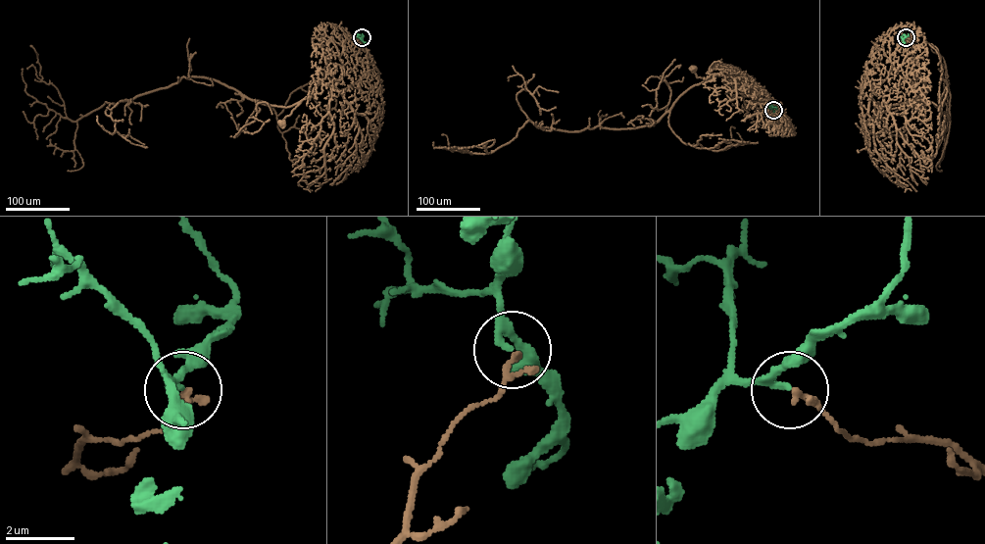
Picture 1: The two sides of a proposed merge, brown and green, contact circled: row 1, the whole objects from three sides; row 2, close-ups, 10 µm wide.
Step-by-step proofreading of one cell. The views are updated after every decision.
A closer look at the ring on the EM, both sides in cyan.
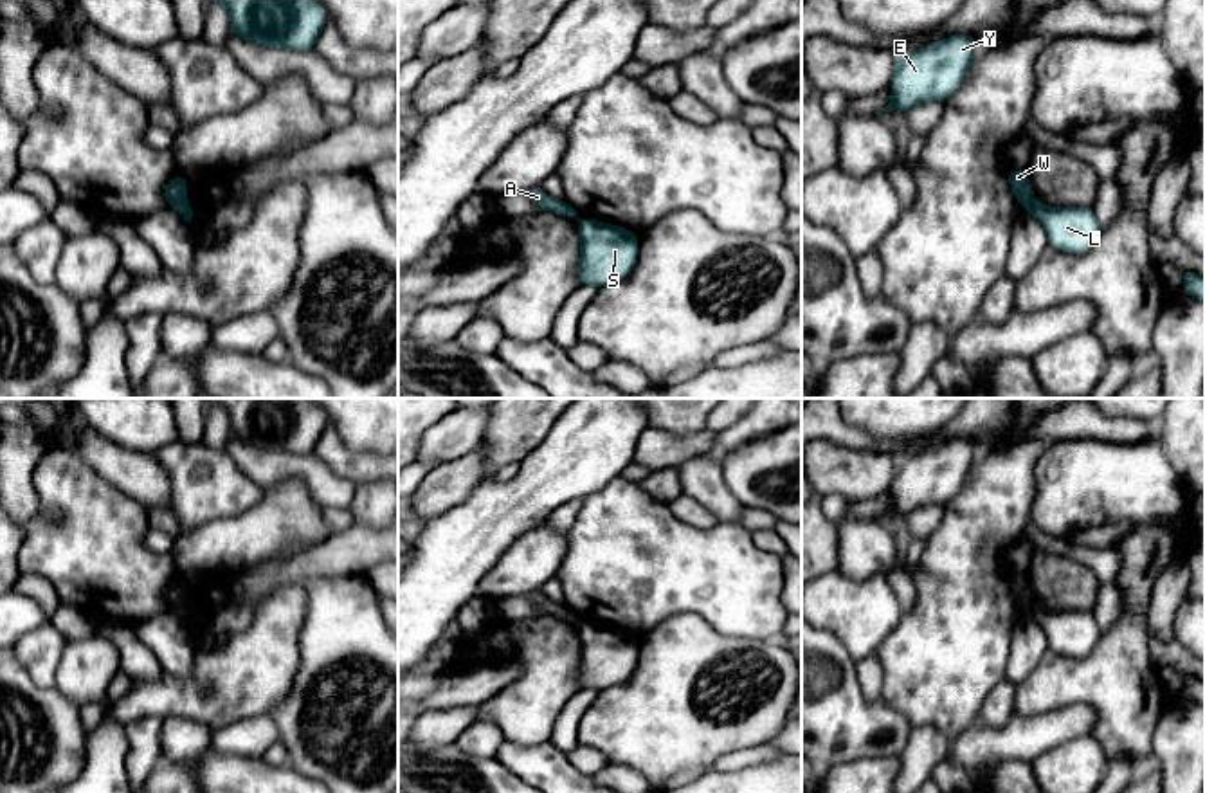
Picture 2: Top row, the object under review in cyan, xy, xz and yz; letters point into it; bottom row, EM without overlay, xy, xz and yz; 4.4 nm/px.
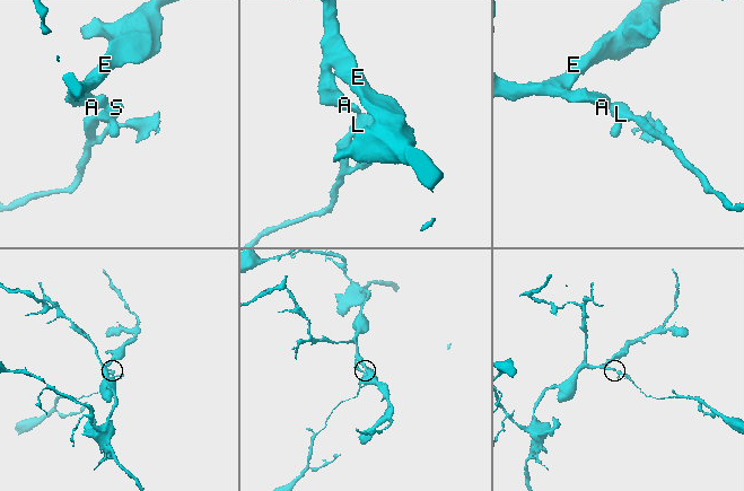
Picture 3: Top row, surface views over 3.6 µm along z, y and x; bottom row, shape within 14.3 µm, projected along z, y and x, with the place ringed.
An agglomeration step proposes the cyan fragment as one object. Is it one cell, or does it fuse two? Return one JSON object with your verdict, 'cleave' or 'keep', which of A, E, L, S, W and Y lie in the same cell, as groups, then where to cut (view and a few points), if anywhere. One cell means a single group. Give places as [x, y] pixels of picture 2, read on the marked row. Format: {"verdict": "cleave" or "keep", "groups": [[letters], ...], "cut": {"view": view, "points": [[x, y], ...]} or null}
{"verdict": "cleave", "groups": [["A", "E", "W", "Y"], ["L", "S"]], "cut": {"view": "xy", "points": [[182, 197], [175, 206]]}}

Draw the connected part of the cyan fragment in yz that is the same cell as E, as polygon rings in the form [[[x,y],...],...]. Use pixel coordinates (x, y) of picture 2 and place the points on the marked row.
[[[955,34],[917,52],[899,52],[892,79],[892,103],[875,115],[881,117],[888,110],[906,114],[924,101],[944,103],[964,81],[978,49],[973,36]]]

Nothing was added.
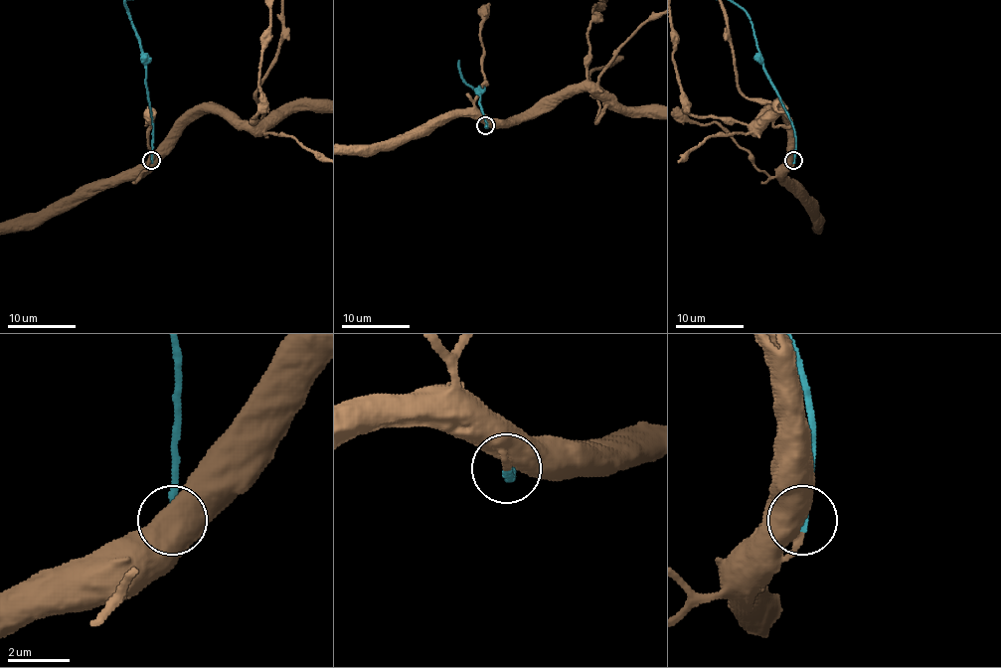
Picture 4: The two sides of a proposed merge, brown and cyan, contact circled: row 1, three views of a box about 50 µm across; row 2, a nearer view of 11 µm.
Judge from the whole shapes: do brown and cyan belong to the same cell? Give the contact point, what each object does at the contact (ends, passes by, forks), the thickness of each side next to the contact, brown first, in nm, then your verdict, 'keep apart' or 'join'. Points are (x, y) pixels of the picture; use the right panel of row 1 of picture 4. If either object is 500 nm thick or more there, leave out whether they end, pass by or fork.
place (793, 160); calibres 750 and 280 nm; join

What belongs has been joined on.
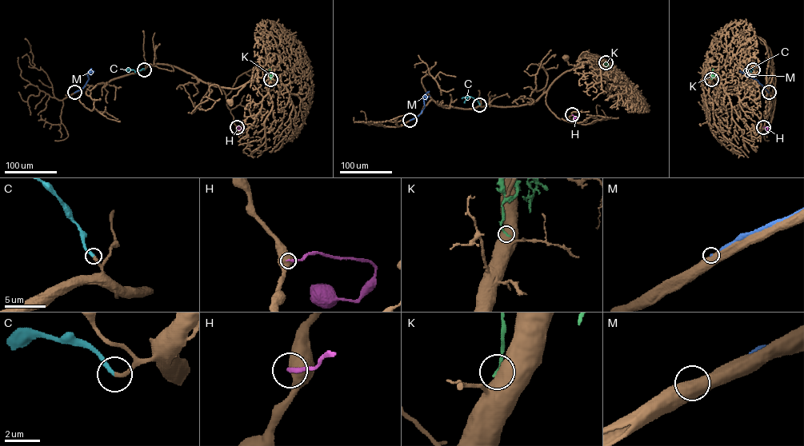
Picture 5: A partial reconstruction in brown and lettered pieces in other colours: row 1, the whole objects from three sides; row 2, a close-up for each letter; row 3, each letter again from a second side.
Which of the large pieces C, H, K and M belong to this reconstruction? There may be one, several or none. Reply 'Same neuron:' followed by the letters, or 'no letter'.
Same neuron: C

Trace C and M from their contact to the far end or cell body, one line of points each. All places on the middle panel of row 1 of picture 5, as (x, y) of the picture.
C: (480, 105), (469, 96), (464, 102)
M: (410, 120), (420, 113), (424, 107), (423, 97), (429, 91)

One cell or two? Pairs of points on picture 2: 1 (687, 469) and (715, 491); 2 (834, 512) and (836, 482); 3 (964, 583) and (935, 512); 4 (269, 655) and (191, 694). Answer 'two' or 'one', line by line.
1: one
2: two
3: two
4: one

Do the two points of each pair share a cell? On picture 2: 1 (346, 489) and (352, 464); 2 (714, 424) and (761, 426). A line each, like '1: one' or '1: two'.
1: two
2: two

